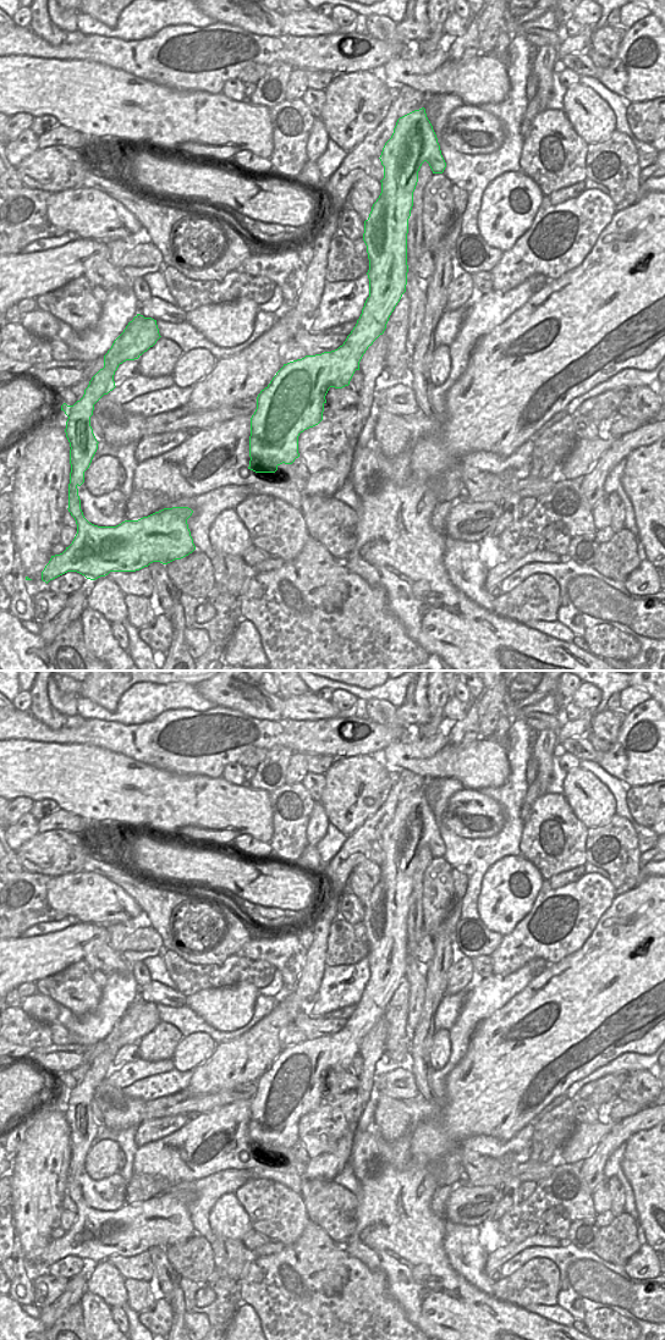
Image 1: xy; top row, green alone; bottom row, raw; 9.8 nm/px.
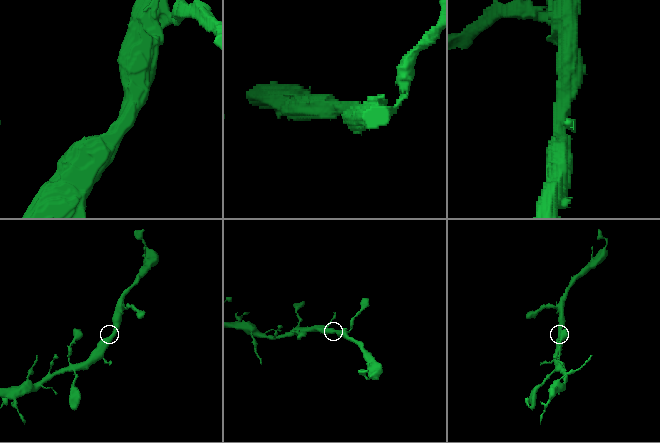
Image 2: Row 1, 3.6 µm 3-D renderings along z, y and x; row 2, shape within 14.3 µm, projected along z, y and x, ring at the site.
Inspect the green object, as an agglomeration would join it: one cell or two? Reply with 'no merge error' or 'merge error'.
no merge error

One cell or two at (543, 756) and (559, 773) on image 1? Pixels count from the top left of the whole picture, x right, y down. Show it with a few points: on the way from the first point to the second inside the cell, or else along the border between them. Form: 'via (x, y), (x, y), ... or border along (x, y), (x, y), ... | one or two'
border along (553, 755), (553, 779), (544, 792) | two

